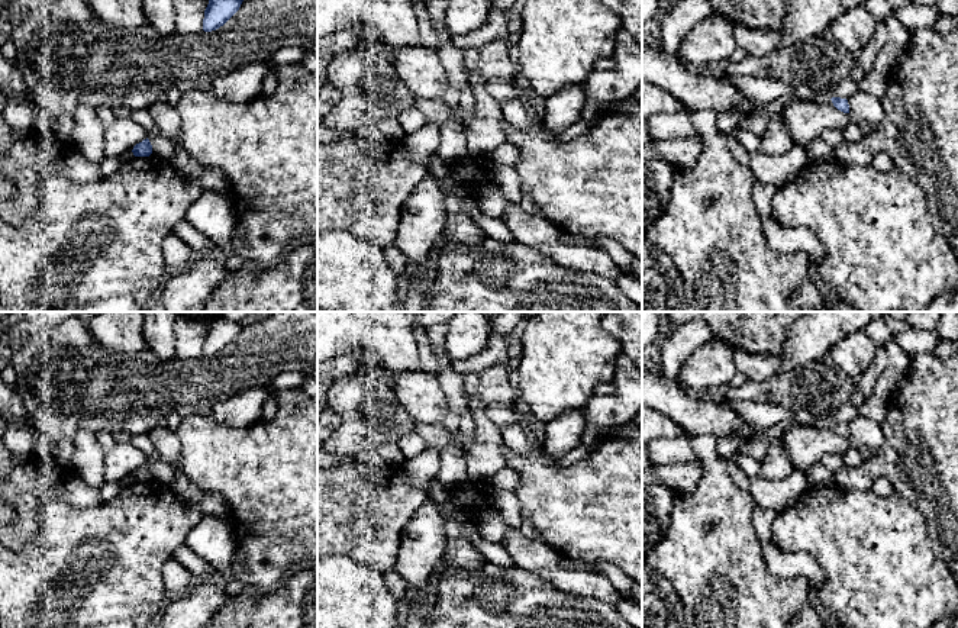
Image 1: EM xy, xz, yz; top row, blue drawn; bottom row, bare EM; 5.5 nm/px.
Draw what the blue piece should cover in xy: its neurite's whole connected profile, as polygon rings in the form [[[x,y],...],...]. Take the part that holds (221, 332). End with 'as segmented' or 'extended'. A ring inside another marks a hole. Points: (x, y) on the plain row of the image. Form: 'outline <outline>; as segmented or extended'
outline [[[222,315],[212,319],[204,335],[203,355],[212,357],[223,351],[241,332],[243,325],[230,322]]]; as segmented

